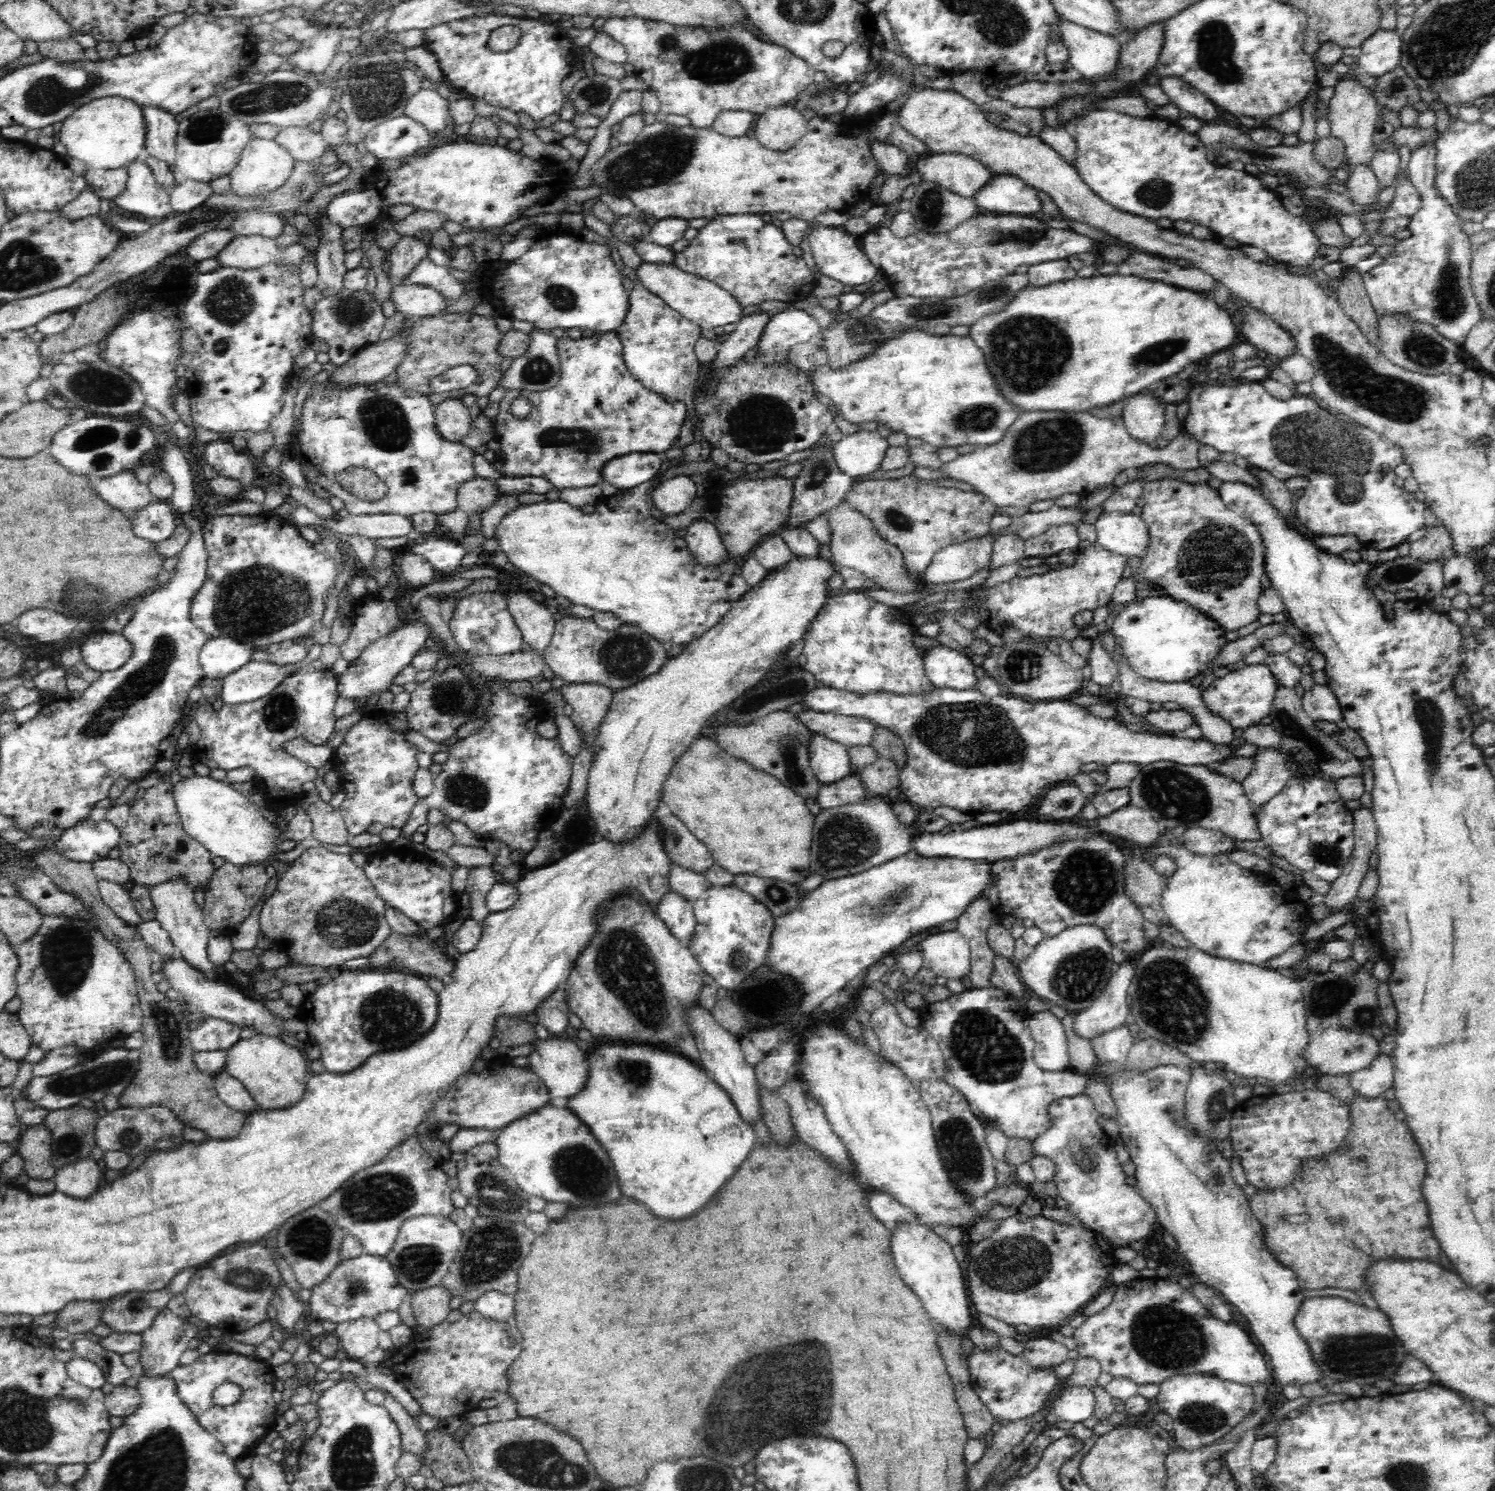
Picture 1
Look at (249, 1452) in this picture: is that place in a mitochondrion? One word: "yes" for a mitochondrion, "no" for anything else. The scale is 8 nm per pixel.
no

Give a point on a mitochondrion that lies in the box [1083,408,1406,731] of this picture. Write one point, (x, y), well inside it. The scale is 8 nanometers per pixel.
(1345, 455)

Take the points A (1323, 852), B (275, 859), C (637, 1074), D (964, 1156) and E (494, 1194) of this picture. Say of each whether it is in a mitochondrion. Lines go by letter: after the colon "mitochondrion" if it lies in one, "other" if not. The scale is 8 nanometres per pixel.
A: mitochondrion
B: other
C: mitochondrion
D: mitochondrion
E: mitochondrion

